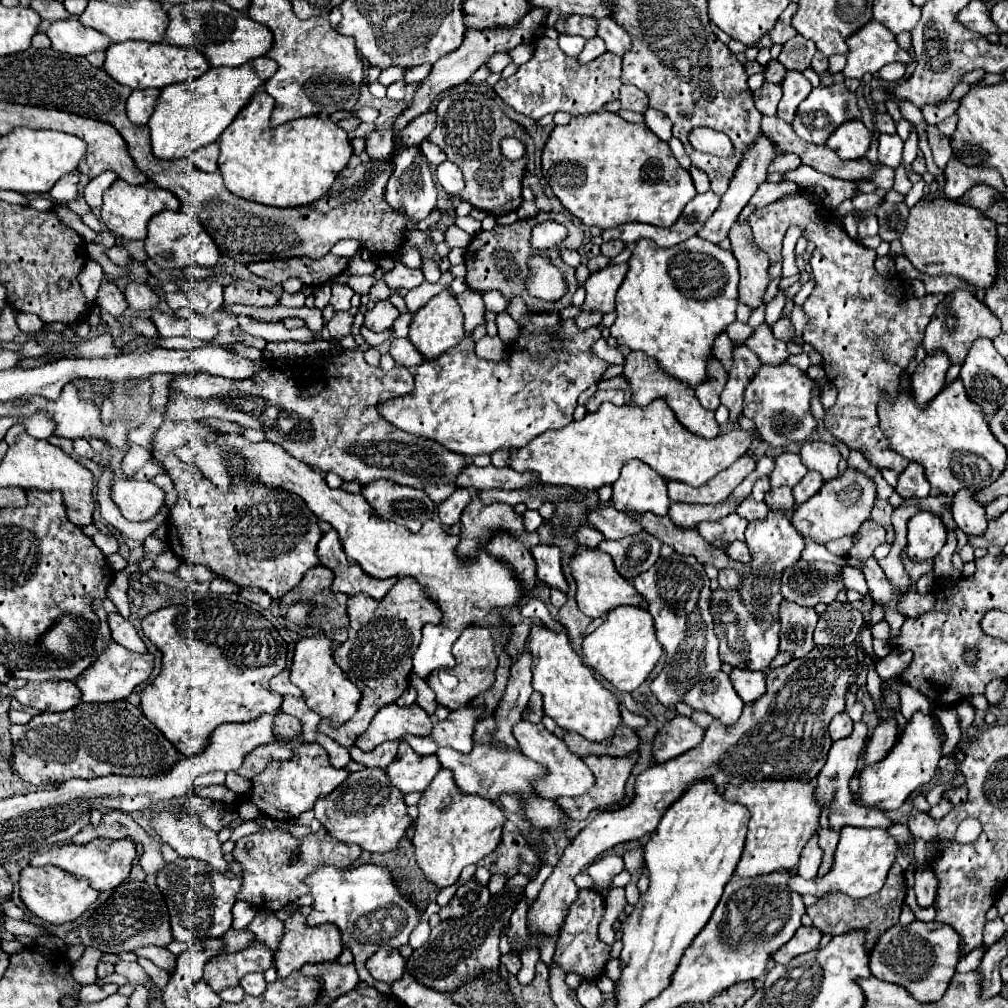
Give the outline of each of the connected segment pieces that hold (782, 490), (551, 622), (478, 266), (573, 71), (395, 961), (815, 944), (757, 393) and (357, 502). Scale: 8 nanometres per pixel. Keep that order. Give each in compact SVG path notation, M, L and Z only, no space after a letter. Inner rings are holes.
M774 487L768 491L764 501L768 503L770 509L790 509L794 505L792 489L790 487Z
M528 599L526 605L522 607L522 616L526 618L536 617L543 623L546 623L548 629L552 629L554 633L564 631L564 627L558 623L550 614L548 608L540 599Z
M540 211L536 217L530 217L530 219L518 219L516 223L512 225L498 225L494 231L480 231L478 235L474 235L472 243L468 245L466 249L466 255L464 259L468 261L468 287L478 291L478 293L488 293L488 291L500 291L508 301L512 301L514 297L522 297L528 305L528 311L530 313L546 313L546 311L560 311L564 307L568 307L572 303L572 295L578 287L578 281L574 277L574 269L568 267L562 257L560 257L560 247L554 247L550 251L546 251L544 255L550 259L550 263L554 263L562 275L564 275L564 281L568 285L568 291L566 295L560 299L560 301L542 301L542 299L536 299L532 295L528 295L528 289L526 289L526 275L528 275L528 259L532 259L532 247L530 247L530 233L532 233L532 227L538 225L540 221L546 221L546 219L556 219L558 223L564 223L568 227L568 237L564 239L564 245L566 249L578 249L582 245L582 239L584 239L584 233L582 229L566 215L562 213L554 213L554 211Z
M542 35L534 39L534 53L530 61L520 65L518 71L506 81L498 81L494 85L494 91L514 111L532 117L536 121L542 119L546 113L556 113L556 111L568 111L572 117L578 117L596 113L606 103L618 101L622 87L620 73L622 73L622 57L612 55L610 51L582 65L576 57L564 55L556 41Z
M380 947L380 951L376 951L366 963L370 975L384 983L400 979L404 973L404 965L406 965L404 957L394 947Z
M802 925L796 931L796 935L780 951L776 951L772 955L772 959L776 963L788 963L788 961L792 961L794 957L798 957L802 953L808 953L812 949L818 949L820 947L820 939L822 939L822 931L820 929L816 929L814 925L810 925L810 927L804 927Z
M782 363L780 367L760 365L750 385L744 391L744 415L750 417L764 441L770 445L790 445L794 441L808 441L816 421L810 413L812 381L798 367Z
M218 433L216 439L206 441L202 437L194 437L188 443L184 443L182 447L174 449L174 455L180 457L186 463L192 463L196 467L200 467L200 471L216 485L218 491L232 491L238 481L246 481L246 483L260 483L272 489L284 489L288 493L294 493L298 497L304 499L304 503L308 505L308 509L322 521L328 521L340 537L340 543L346 551L346 555L350 559L354 559L360 567L364 567L364 571L376 579L388 579L388 577L404 577L410 575L414 579L418 579L424 587L426 593L438 601L440 611L442 611L442 623L438 625L428 625L422 631L422 643L418 647L418 651L414 653L414 673L420 675L422 679L426 679L430 675L430 671L434 669L452 669L454 667L454 655L450 653L450 647L454 645L454 641L462 635L462 631L472 625L474 621L482 621L490 611L494 609L502 609L502 607L512 607L512 603L516 603L516 599L520 599L520 595L524 595L524 587L520 587L520 579L516 579L516 575L512 575L512 567L508 567L508 563L504 563L504 559L496 559L492 555L488 555L488 551L484 547L478 547L476 555L472 559L460 559L460 555L456 553L456 547L460 543L460 535L448 535L436 521L428 521L422 525L422 529L418 533L410 533L406 527L400 527L398 523L380 519L380 515L376 515L376 511L372 511L372 507L368 505L368 501L362 495L352 495L346 493L344 489L330 489L326 485L326 479L322 473L312 471L312 467L308 467L306 463L300 463L298 459L294 459L292 455L288 455L282 447L270 443L270 441L260 441L260 443L252 443L248 441L244 435L240 433ZM226 457L240 457L244 461L244 473L240 475L232 475L230 467L224 465Z

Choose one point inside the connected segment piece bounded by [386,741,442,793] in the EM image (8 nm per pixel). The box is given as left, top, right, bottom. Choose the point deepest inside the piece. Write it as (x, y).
(410, 772)

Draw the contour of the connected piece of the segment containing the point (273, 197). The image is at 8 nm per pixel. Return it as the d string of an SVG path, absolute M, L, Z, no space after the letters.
M256 91L250 103L236 115L236 119L228 125L228 129L220 135L218 145L220 145L220 154L218 157L218 169L224 177L224 183L230 193L256 201L262 205L270 207L298 207L298 205L308 205L316 199L322 199L336 175L346 167L348 159L352 157L352 145L346 135L346 131L332 121L330 117L304 117L304 119L294 119L278 129L270 129L270 117L274 109L275 101L266 91Z

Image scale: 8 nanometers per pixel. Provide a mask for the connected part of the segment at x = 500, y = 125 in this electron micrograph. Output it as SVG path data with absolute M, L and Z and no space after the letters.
M452 93L440 99L436 105L438 125L428 135L432 143L436 143L448 157L448 161L456 163L462 173L466 187L458 199L470 201L474 207L482 211L490 211L500 217L510 211L516 211L522 203L522 177L526 169L526 157L520 161L506 161L500 155L500 141L504 137L522 137L522 127L512 121L494 99L482 93Z

